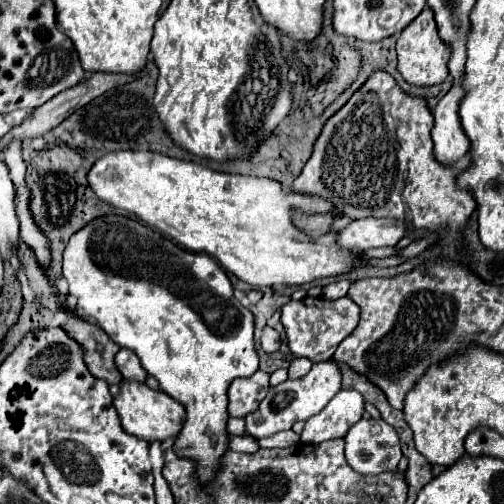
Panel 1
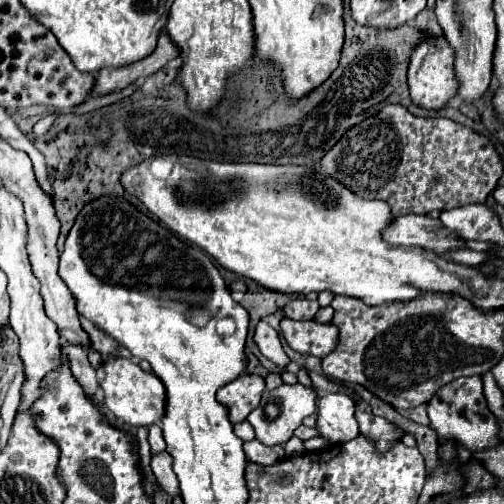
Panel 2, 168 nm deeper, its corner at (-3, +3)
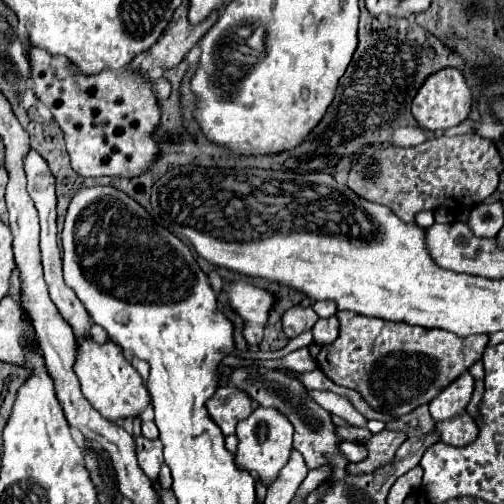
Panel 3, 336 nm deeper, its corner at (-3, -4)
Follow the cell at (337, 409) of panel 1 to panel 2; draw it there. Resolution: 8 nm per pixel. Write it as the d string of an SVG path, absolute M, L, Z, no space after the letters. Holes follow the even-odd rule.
M329 393L319 399L317 429L329 443L345 443L359 435L355 421L355 403L349 395Z

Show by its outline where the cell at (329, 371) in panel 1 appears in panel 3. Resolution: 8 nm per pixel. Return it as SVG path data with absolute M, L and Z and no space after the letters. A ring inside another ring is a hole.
M255 408L253 414L237 424L237 438L239 448L235 452L239 468L249 470L257 478L261 478L265 484L273 482L279 474L279 470L287 464L291 454L291 442L293 442L293 424L289 424L287 416L281 416L277 408Z

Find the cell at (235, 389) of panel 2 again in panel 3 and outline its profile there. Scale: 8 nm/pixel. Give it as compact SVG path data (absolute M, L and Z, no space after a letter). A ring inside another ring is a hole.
M225 386L213 394L213 398L207 402L207 410L221 432L229 436L235 434L237 422L245 420L245 416L253 412L253 400L249 400L249 394L241 392L241 388Z

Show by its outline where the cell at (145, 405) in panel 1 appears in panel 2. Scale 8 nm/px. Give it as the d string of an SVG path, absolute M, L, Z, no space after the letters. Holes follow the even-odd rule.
M107 357L103 359L105 379L101 381L103 389L103 403L119 421L125 421L133 427L147 427L151 423L161 421L161 413L165 411L165 387L161 385L159 377L153 373L145 373L135 361L127 357Z

